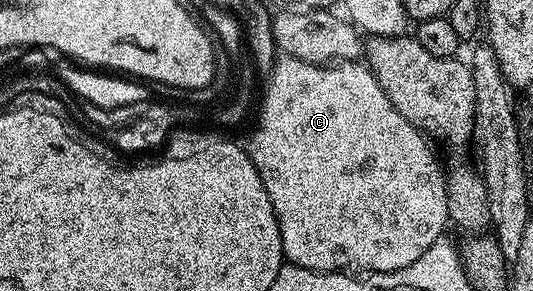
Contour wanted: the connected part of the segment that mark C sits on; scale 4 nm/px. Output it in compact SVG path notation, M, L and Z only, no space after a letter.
M283 56L276 59L274 67L271 68L269 75L266 77L267 89L263 92L263 105L259 108L259 125L251 132L251 141L246 141L245 147L249 158L253 162L253 166L257 166L257 174L261 174L261 182L265 182L265 194L269 194L269 202L273 202L273 210L277 218L277 226L281 230L281 246L283 254L288 264L296 264L305 270L313 270L314 272L342 272L344 274L370 274L372 272L392 272L393 270L401 270L405 266L413 266L413 262L417 262L417 258L421 258L421 254L425 254L425 250L429 250L429 246L433 246L433 242L437 242L444 235L443 227L448 227L449 217L447 214L447 177L444 169L441 167L441 160L435 157L435 152L430 148L428 137L419 129L414 128L411 123L401 115L393 106L393 102L389 102L389 98L385 94L385 90L381 90L381 86L377 82L377 78L371 73L370 68L359 62L336 62L333 64L310 64L304 60L298 60L292 56Z

